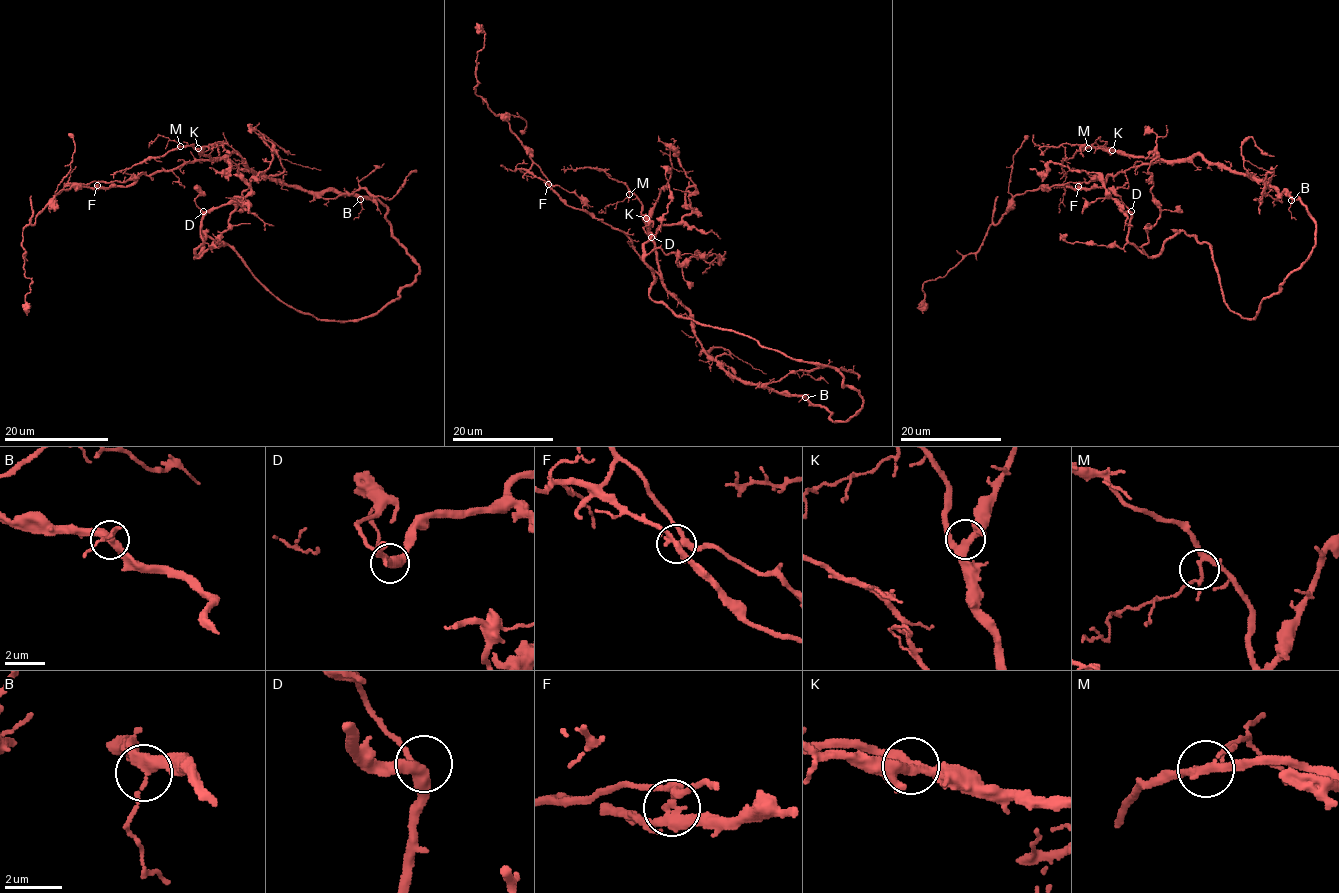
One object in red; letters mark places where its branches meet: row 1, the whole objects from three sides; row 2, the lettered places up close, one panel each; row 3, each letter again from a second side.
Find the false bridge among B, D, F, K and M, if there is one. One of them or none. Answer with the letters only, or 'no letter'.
F

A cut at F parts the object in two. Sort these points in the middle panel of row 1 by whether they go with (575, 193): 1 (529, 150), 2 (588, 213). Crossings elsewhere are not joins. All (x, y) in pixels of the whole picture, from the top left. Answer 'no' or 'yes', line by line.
1: yes
2: no

